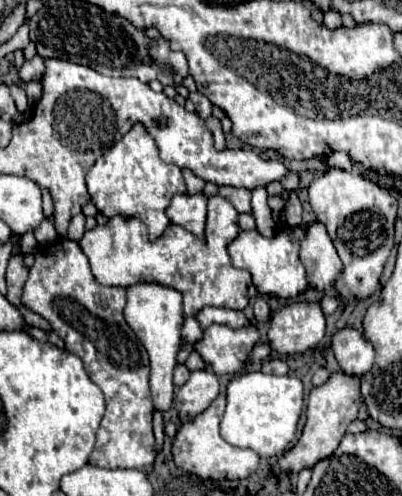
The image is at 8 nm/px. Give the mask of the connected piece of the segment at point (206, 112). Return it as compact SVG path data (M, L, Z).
M193 92L193 94L189 94L189 100L195 104L199 118L203 118L203 120L205 120L205 118L209 118L209 116L211 116L211 102L209 102L203 94Z

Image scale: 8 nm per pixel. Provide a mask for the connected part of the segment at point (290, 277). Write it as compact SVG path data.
M285 226L275 232L273 238L265 238L257 230L241 230L239 236L227 246L229 256L233 260L235 268L243 268L251 274L253 286L259 294L277 296L283 300L295 298L301 294L301 290L307 288L305 280L305 268L299 260L299 244L305 238L305 230L301 226Z

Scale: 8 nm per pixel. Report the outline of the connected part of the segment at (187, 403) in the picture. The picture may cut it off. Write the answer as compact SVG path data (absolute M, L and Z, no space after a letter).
M209 370L191 372L189 380L175 394L175 406L181 422L203 412L219 394L219 380Z

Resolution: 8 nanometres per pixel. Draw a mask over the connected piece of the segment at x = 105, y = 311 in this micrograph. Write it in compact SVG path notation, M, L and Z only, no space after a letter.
M63 238L49 248L41 248L35 252L35 264L29 270L29 278L23 288L21 302L25 308L41 314L49 320L51 330L61 334L69 352L75 352L85 368L89 378L101 388L105 396L105 414L101 418L101 426L97 430L97 444L89 458L89 464L99 468L137 468L149 474L153 470L155 452L155 436L153 436L153 400L149 392L149 356L143 344L135 338L133 330L127 326L121 302L127 302L125 288L101 286L91 274L87 256L79 250L77 242Z

